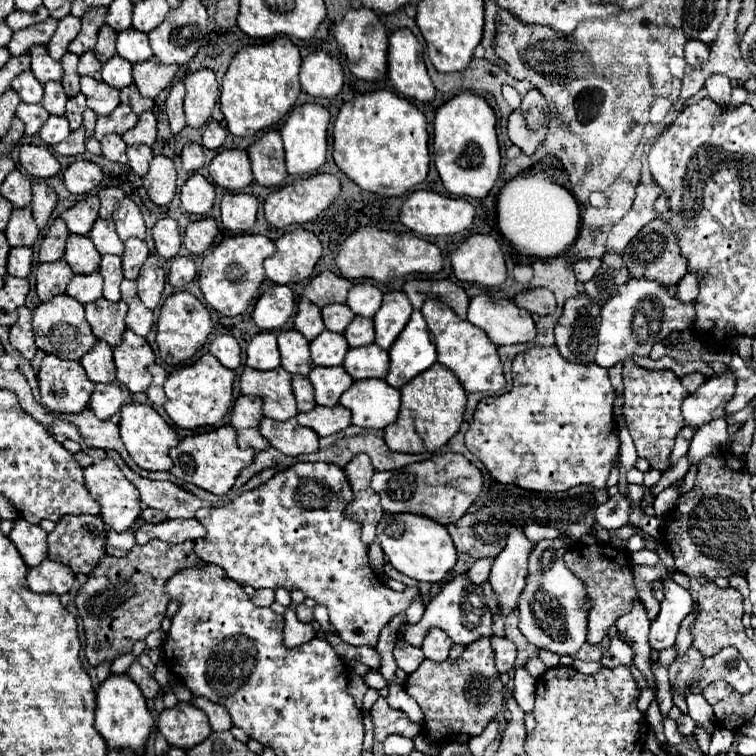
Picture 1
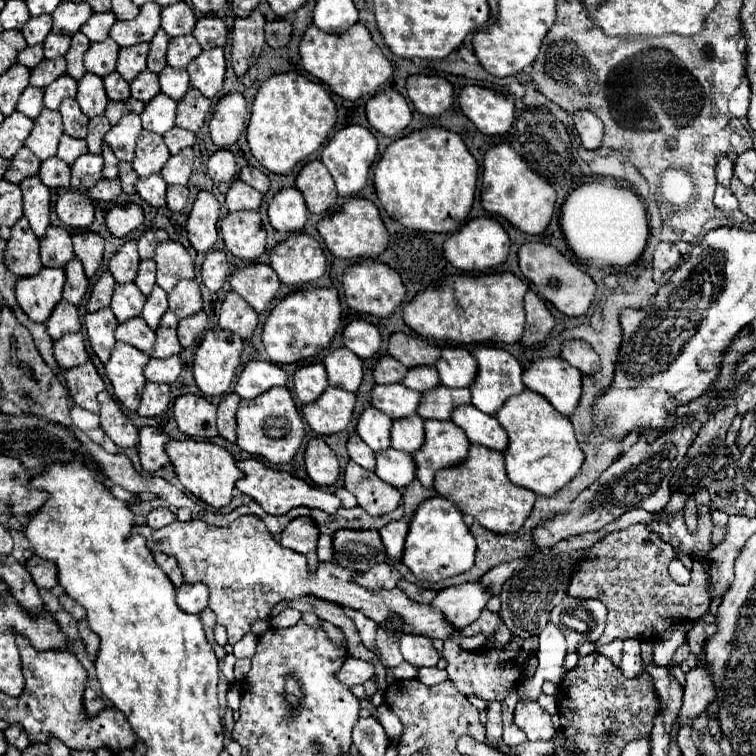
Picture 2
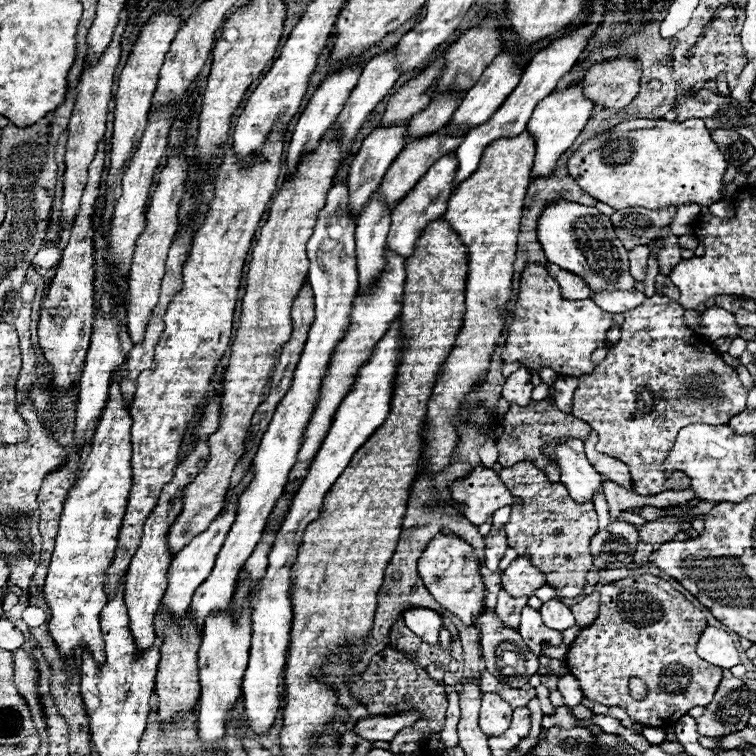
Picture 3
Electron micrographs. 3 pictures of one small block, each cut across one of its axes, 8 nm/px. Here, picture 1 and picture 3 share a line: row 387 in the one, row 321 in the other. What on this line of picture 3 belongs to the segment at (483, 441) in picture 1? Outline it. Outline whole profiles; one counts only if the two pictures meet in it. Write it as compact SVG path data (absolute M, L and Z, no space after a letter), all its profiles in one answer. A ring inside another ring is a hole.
M528 264L522 272L520 292L514 308L514 322L507 331L502 352L504 362L522 362L526 366L550 366L564 376L592 374L590 354L606 344L606 332L612 328L612 314L600 310L590 298L588 302L572 302L560 296L556 280L536 264Z

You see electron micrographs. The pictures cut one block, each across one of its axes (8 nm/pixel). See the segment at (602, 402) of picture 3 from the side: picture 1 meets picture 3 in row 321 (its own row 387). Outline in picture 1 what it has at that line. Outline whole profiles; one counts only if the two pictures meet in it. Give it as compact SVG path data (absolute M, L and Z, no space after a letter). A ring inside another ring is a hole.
M626 360L624 366L626 366L624 370L626 374L622 374L622 380L624 380L624 408L622 410L624 410L624 418L626 418L630 436L634 440L636 452L640 458L646 458L652 468L666 470L676 434L684 426L680 404L688 396L688 390L682 388L680 378L671 370L644 370L632 360Z

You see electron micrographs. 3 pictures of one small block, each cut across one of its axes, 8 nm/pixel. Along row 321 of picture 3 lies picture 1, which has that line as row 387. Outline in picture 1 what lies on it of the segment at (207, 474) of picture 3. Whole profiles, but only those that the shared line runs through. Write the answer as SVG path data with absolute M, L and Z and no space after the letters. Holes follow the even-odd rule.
M244 368L240 390L248 396L260 396L264 400L264 416L272 420L288 420L294 418L296 400L290 388L292 376L284 368L274 368L268 372L260 372L254 368Z

